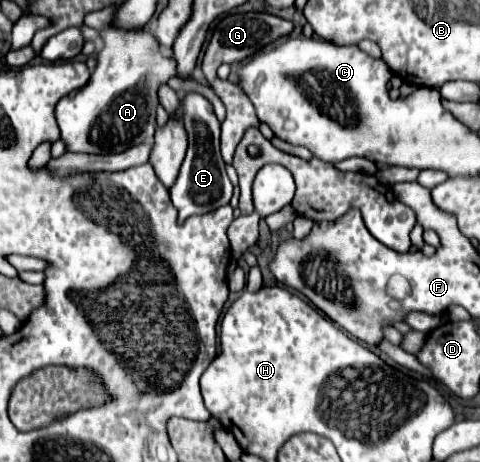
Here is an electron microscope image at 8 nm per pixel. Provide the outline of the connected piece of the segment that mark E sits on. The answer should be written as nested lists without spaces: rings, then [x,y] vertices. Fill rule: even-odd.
[[[187,93],[187,105],[183,105],[183,111],[185,111],[185,129],[189,135],[189,149],[187,149],[187,157],[181,165],[181,171],[177,175],[177,181],[169,189],[171,201],[173,201],[175,209],[179,211],[179,219],[211,213],[211,211],[227,205],[233,195],[233,185],[227,177],[225,161],[223,161],[221,149],[219,149],[221,123],[213,113],[213,105],[199,93]]]

